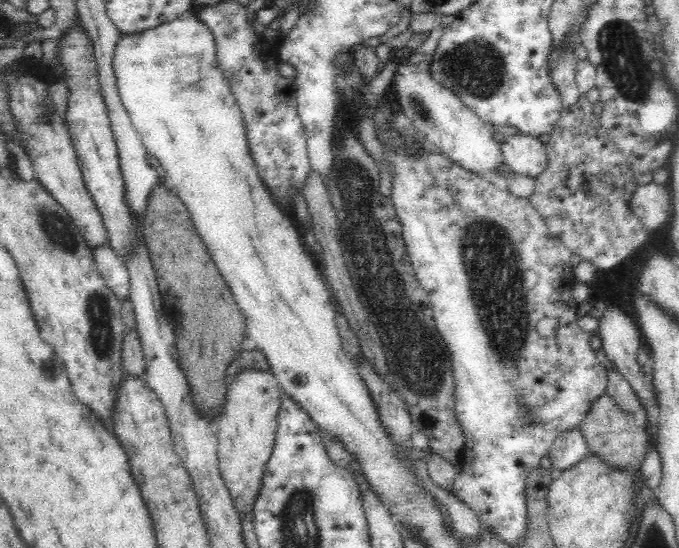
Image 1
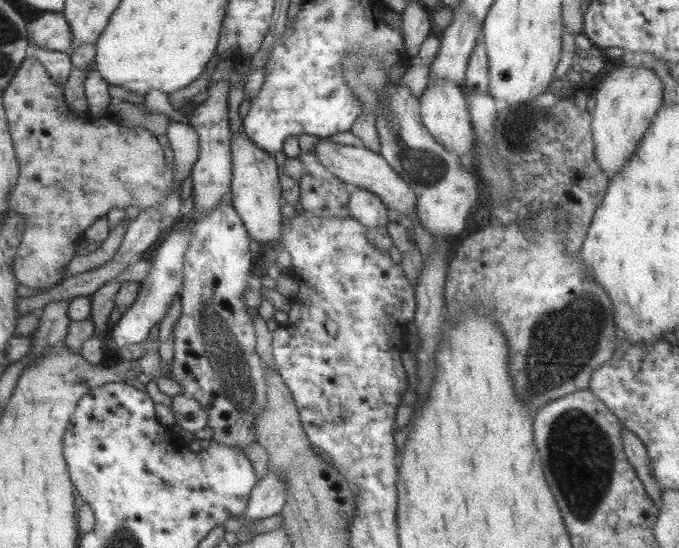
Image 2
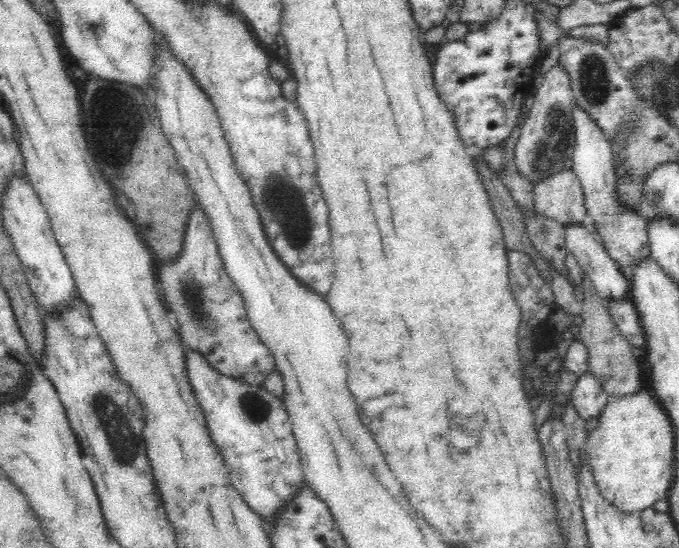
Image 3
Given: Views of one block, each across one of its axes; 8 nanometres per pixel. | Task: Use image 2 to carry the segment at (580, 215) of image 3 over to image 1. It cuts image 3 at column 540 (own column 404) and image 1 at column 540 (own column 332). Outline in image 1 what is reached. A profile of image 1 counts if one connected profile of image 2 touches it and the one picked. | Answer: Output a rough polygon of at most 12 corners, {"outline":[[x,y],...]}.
{"outline":[[506,136],[504,164],[535,179],[547,169],[546,147],[537,137]]}

